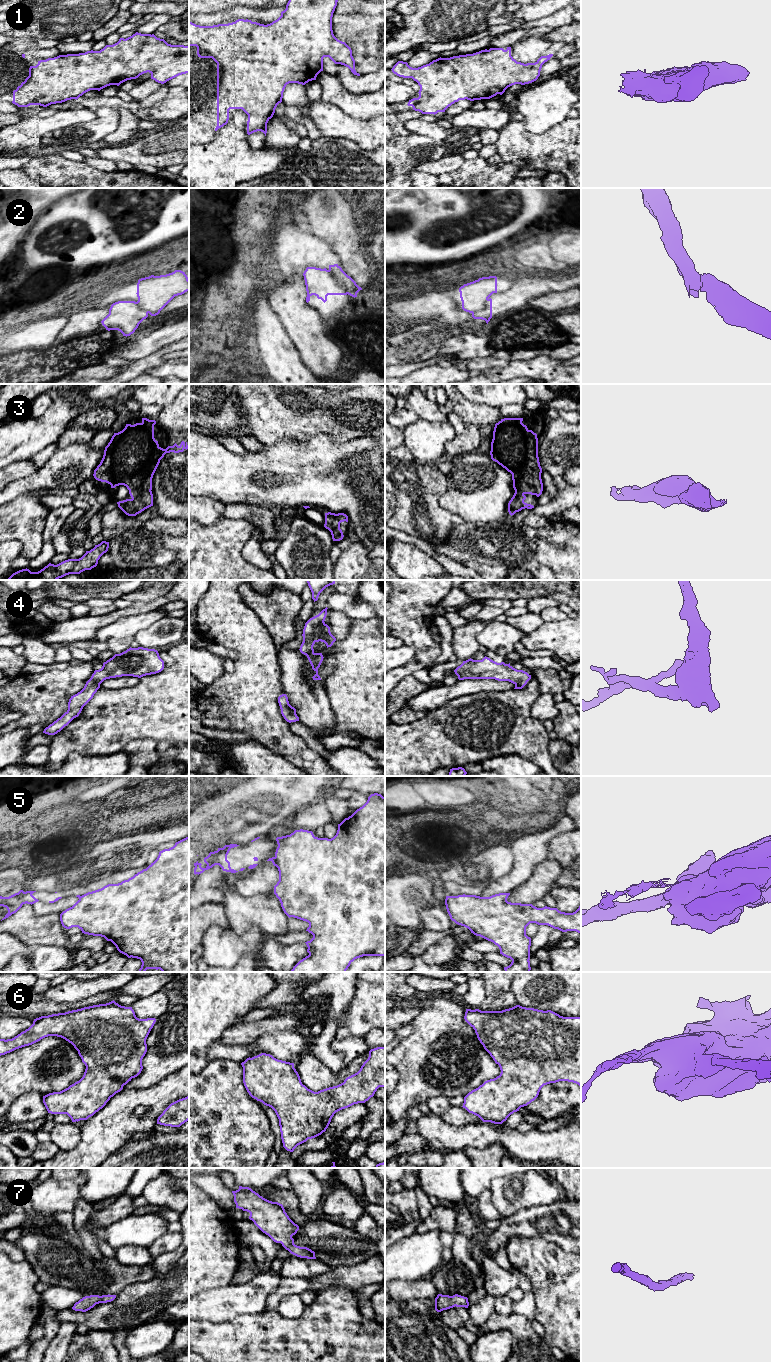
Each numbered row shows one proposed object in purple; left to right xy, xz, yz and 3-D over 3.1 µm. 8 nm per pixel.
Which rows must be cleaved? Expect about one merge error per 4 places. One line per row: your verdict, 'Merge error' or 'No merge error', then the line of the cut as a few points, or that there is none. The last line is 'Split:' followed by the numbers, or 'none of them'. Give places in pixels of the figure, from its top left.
1: No merge error. No split
2: Merge error. Split along xz (328, 270), (348, 293)
3: No merge error. No split
4: No merge error. No split
5: Merge error. Split along xz (274, 857), (277, 866)
6: No merge error. No split
7: No merge error. No split
Split: 2, 5

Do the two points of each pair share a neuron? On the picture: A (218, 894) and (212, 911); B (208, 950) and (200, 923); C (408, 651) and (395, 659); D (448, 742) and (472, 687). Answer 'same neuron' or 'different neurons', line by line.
A: different neurons
B: different neurons
C: same neuron
D: different neurons

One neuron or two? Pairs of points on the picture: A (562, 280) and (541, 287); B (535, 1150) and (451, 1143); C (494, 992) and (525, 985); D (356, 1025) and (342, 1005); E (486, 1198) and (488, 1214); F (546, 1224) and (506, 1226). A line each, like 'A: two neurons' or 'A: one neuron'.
A: one neuron
B: one neuron
C: two neurons
D: two neurons
E: one neuron
F: one neuron

